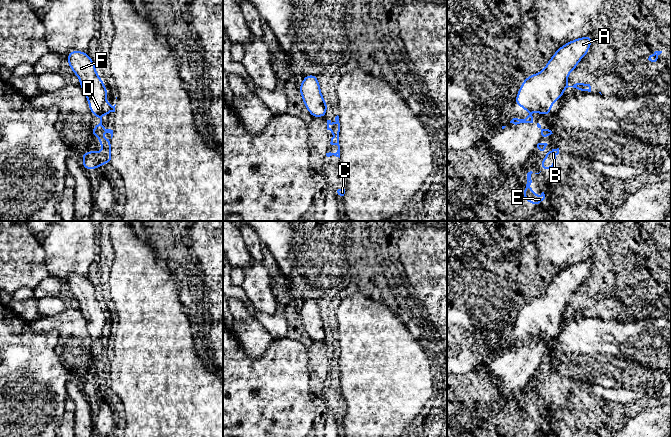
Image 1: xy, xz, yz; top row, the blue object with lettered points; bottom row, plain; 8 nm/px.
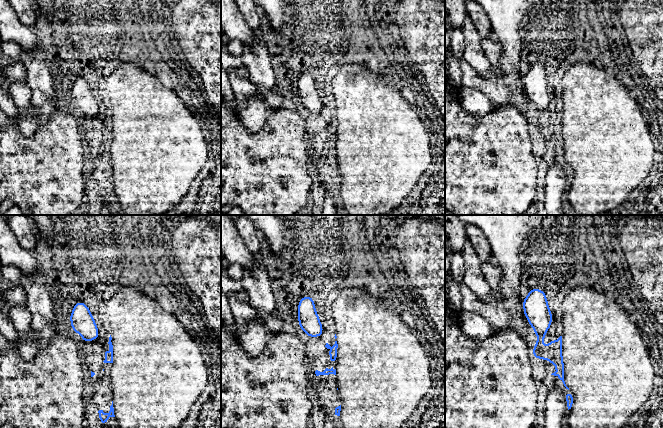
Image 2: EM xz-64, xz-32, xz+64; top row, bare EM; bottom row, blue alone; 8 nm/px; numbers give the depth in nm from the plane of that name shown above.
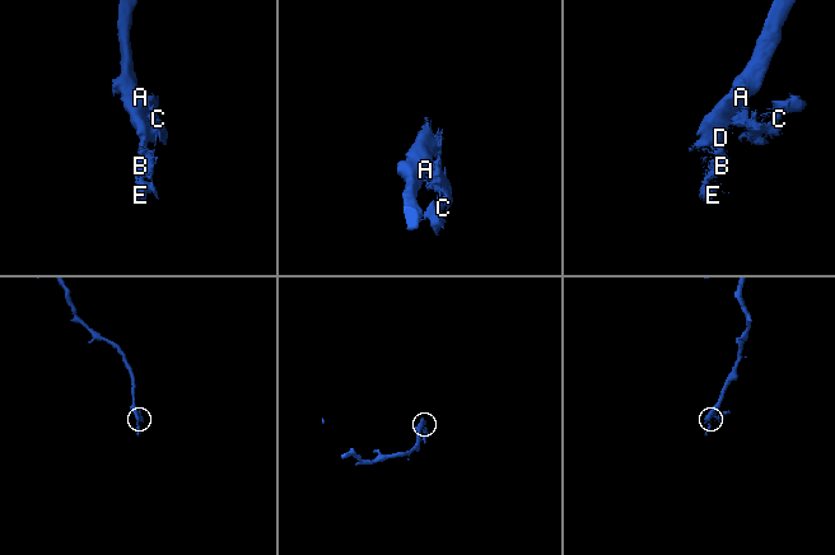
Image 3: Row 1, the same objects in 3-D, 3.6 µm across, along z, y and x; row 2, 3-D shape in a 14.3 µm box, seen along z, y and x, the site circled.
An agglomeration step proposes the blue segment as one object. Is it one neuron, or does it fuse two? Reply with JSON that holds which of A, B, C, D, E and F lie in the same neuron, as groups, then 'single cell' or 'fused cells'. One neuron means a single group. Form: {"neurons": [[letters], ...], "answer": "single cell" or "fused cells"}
{"neurons": [["A", "B", "C", "D", "E", "F"]], "answer": "single cell"}

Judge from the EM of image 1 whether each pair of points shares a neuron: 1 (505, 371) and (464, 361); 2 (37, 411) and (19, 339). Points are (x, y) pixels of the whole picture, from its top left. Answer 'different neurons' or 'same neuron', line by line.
1: different neurons
2: same neuron

